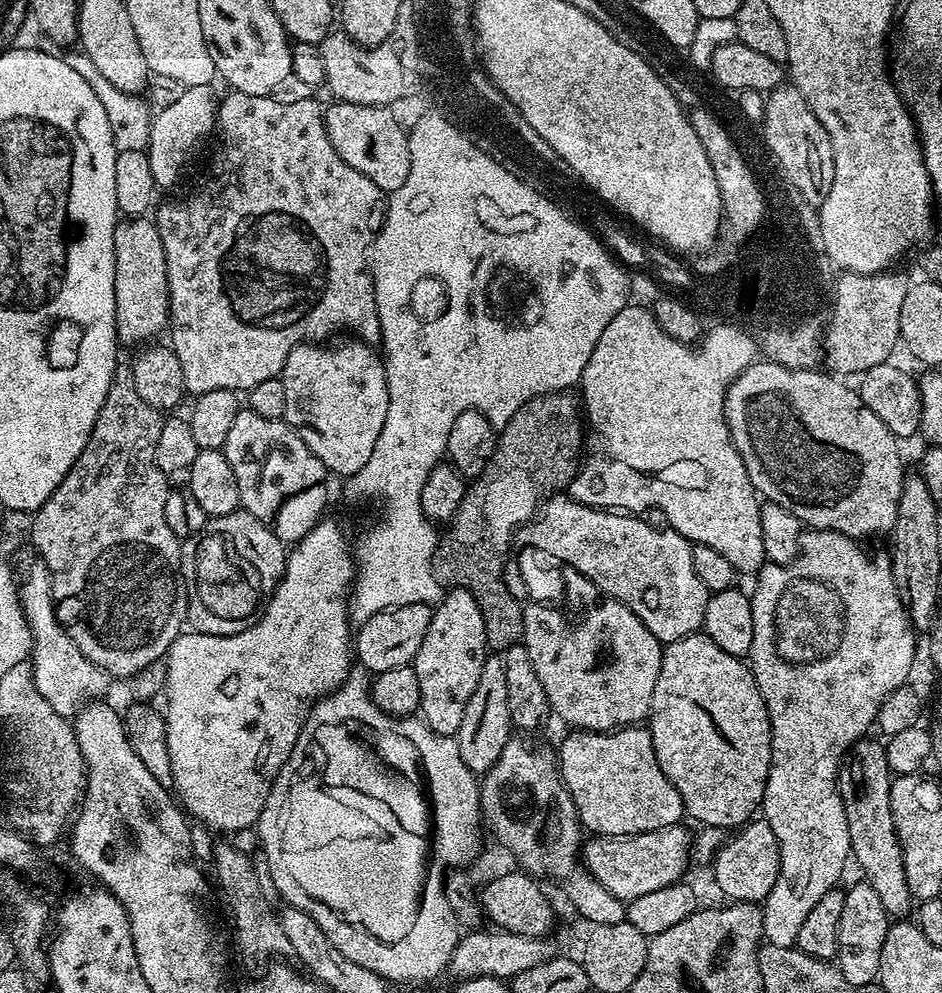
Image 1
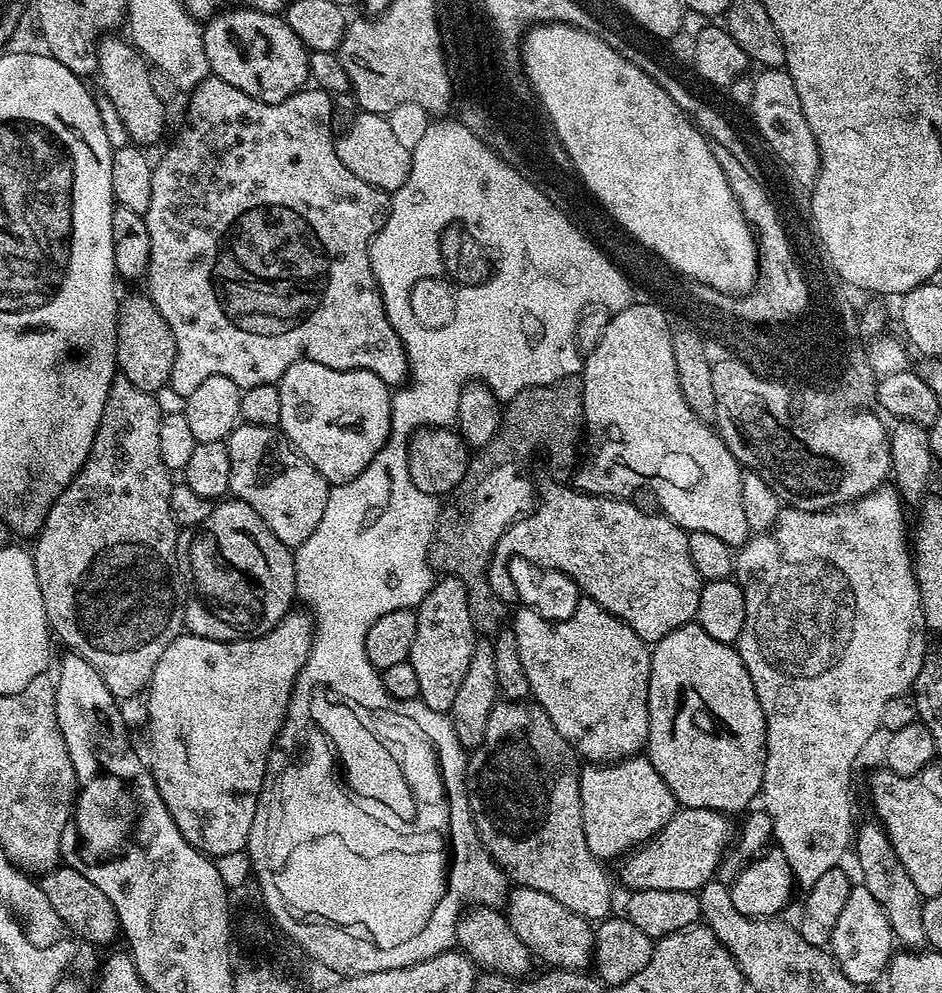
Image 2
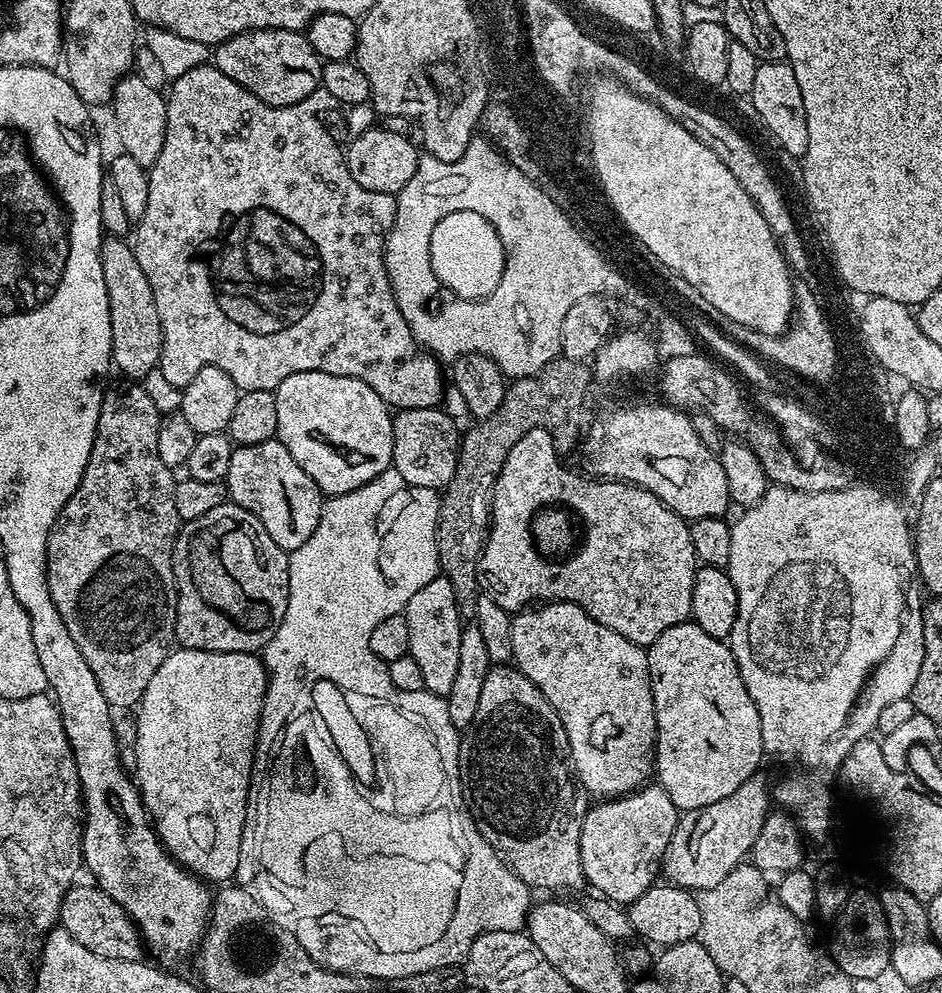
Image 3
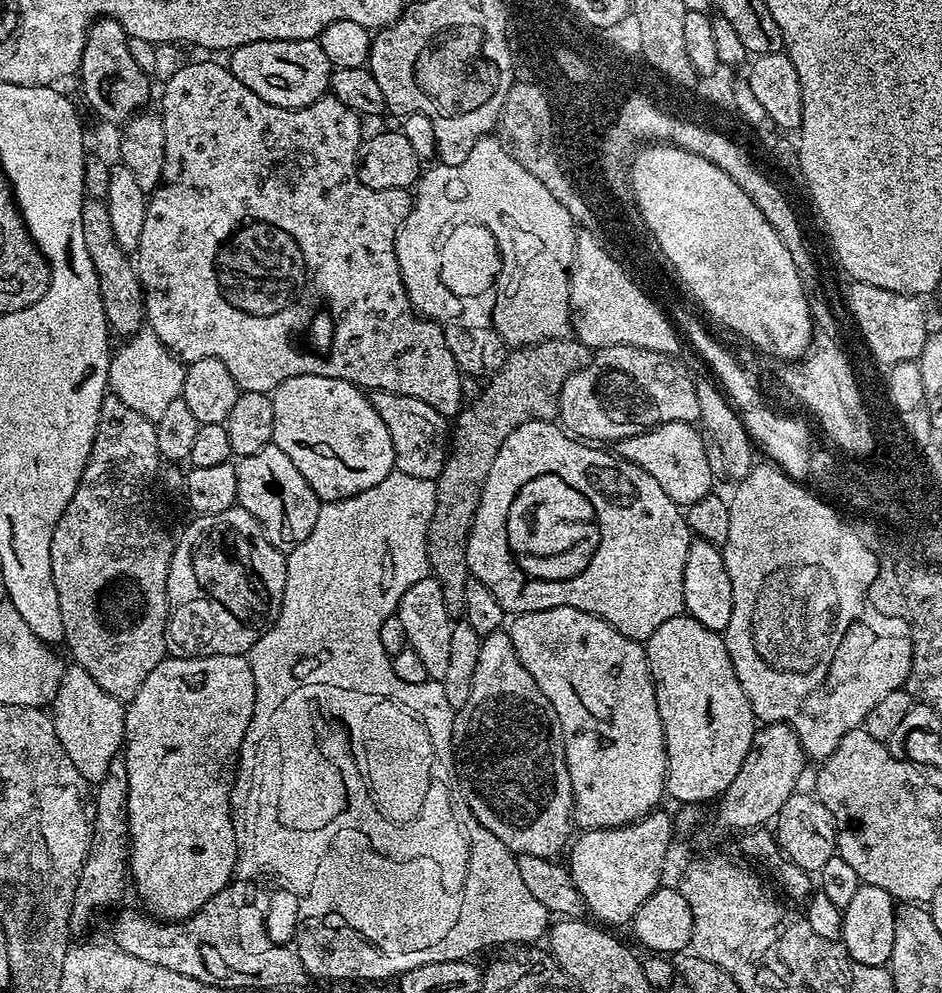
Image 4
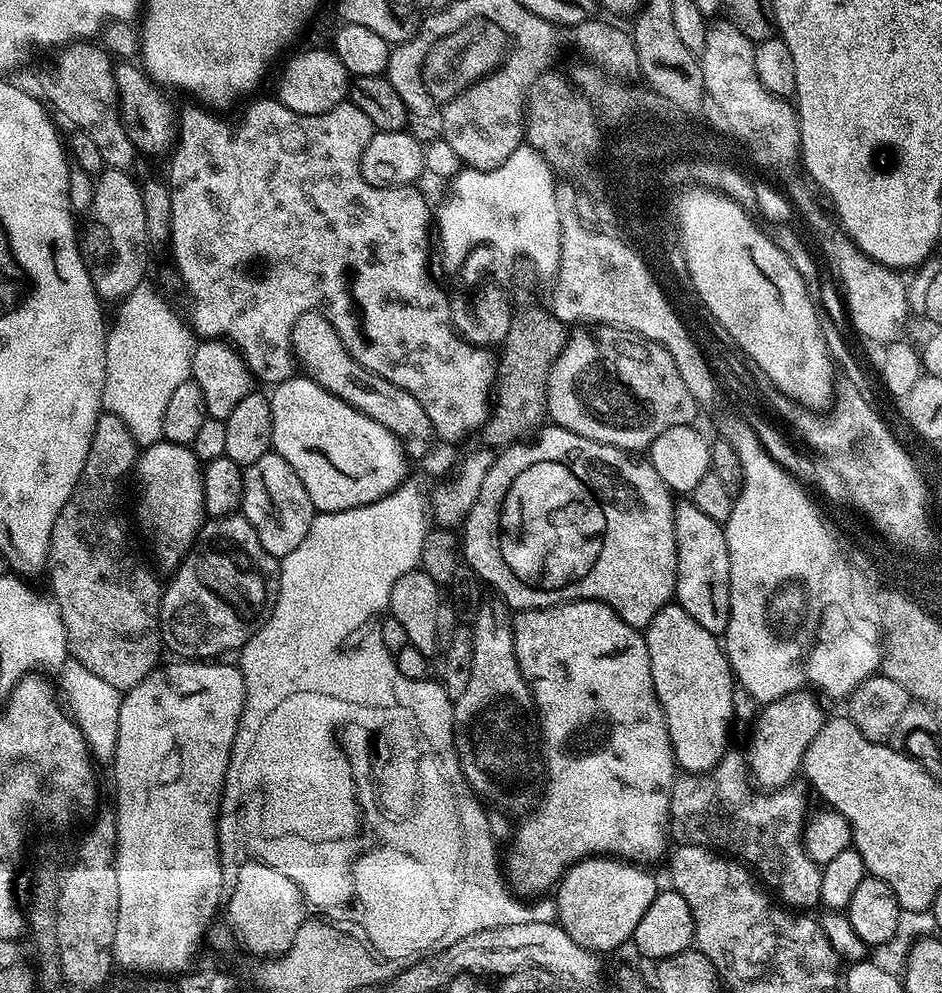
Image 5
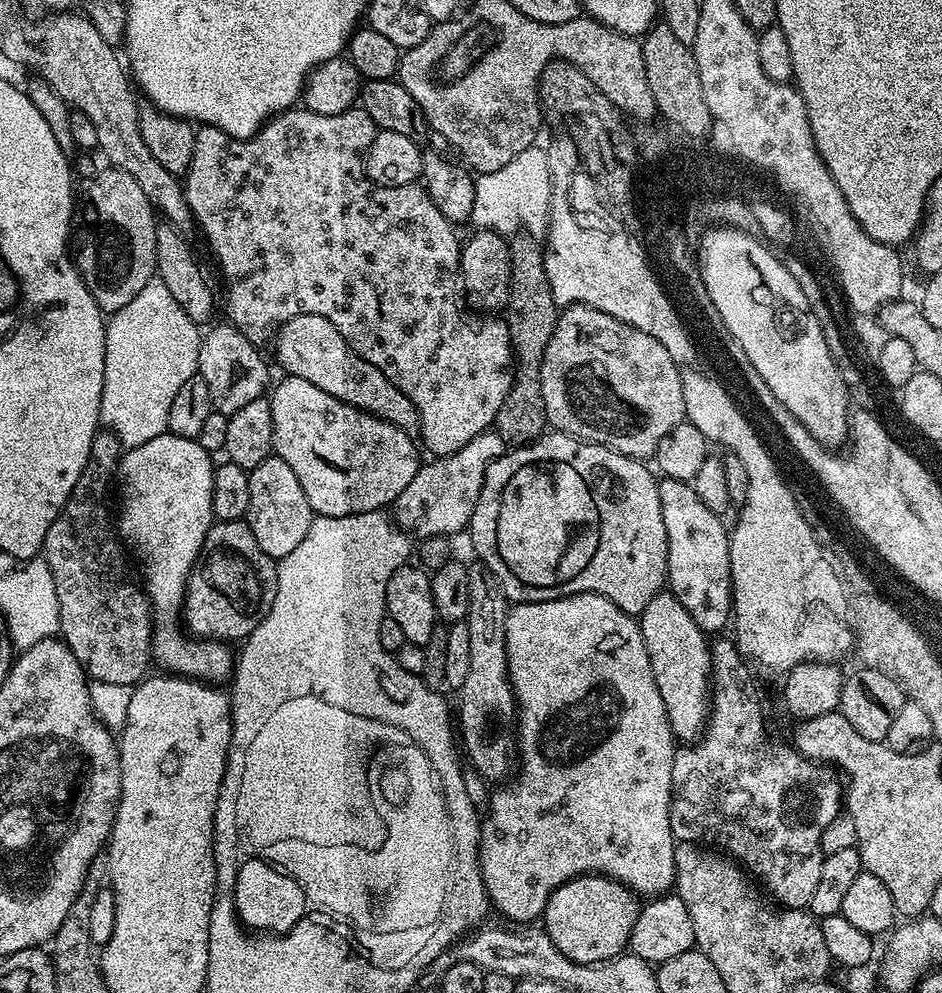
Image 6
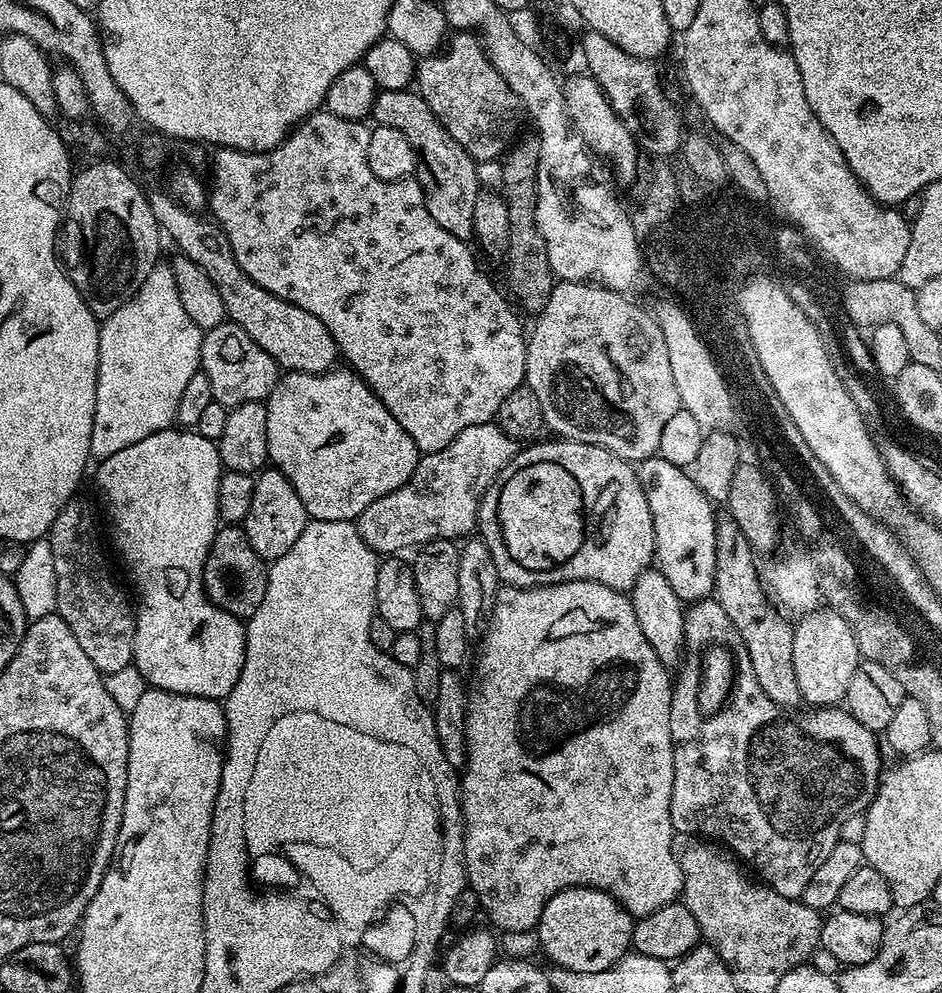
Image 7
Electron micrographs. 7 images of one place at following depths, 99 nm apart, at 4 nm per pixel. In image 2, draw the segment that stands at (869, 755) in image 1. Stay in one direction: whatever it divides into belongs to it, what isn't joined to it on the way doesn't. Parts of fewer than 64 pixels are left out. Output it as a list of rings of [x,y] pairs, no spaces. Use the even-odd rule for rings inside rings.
[[[869,818],[864,825],[857,827],[854,832],[854,852],[856,848],[856,864],[860,867],[862,887],[870,890],[878,901],[878,906],[886,914],[886,922],[890,922],[895,943],[908,950],[920,950],[925,947],[922,934],[922,906],[925,897],[918,894],[918,886],[910,874],[906,874],[906,866],[898,858],[894,846],[888,837],[884,825]]]

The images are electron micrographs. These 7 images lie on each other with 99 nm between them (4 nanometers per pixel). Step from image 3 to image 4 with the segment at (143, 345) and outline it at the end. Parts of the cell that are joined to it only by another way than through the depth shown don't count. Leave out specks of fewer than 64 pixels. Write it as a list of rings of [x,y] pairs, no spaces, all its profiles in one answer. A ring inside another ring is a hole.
[[[85,197],[82,206],[82,238],[85,239],[87,253],[99,276],[99,294],[109,329],[115,335],[122,334],[121,337],[124,338],[135,335],[141,331],[146,320],[144,290],[133,259],[118,246],[117,239],[114,238],[108,206],[103,200]]]

